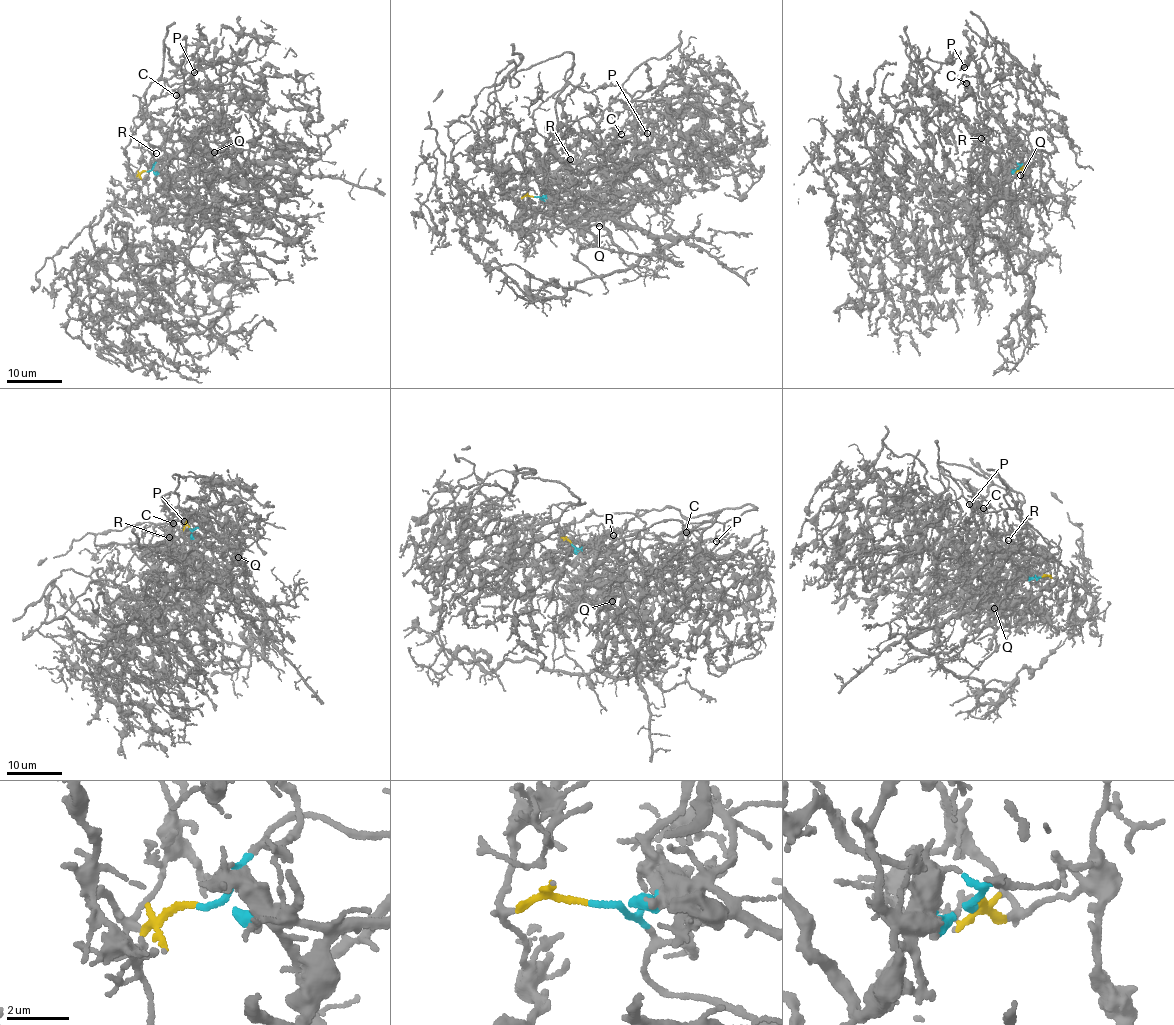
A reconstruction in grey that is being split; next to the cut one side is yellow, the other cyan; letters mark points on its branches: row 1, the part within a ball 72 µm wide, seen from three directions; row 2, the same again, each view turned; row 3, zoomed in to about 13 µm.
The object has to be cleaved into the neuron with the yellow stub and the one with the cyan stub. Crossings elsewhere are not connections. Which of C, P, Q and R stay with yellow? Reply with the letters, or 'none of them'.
C, P

